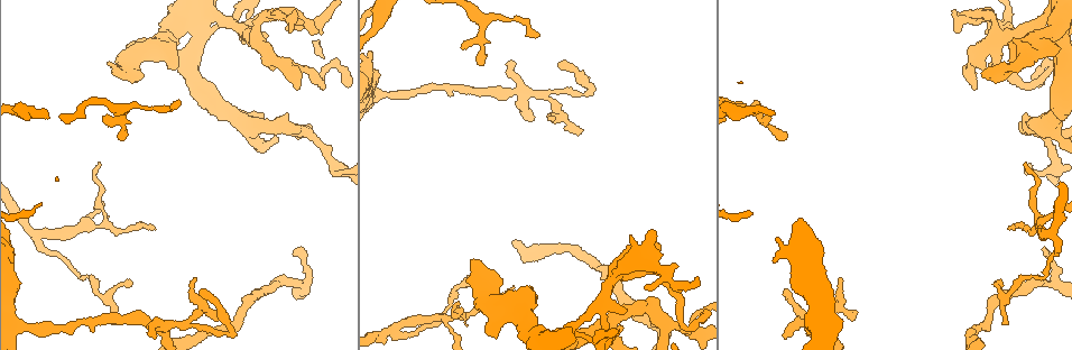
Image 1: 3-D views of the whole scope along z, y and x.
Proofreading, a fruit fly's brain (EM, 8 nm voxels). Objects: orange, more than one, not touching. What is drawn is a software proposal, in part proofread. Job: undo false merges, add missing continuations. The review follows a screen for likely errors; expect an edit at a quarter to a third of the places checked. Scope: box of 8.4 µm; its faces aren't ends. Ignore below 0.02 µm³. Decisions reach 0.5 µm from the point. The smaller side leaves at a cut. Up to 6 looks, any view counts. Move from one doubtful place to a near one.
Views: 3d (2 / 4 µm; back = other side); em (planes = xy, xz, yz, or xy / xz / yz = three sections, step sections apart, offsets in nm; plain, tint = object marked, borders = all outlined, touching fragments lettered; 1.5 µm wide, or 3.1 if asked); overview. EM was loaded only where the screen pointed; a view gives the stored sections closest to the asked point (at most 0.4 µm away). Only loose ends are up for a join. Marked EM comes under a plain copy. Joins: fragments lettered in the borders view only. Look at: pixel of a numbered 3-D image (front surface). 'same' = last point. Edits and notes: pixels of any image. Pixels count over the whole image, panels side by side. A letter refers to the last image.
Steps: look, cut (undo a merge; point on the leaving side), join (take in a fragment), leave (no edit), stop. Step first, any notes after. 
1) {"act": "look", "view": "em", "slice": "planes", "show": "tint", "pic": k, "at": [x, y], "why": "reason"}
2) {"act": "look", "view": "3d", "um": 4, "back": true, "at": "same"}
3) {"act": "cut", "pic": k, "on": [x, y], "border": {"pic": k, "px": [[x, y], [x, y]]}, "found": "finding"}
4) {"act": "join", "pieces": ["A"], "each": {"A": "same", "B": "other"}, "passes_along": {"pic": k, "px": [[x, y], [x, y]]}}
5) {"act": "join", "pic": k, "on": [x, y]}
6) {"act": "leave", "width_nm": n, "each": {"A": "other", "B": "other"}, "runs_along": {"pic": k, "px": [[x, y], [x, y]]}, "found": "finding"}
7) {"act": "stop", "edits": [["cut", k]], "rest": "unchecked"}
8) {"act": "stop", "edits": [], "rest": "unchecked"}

{"act": "look", "view": "em", "slice": "planes", "show": "borders", "pic": 1, "at": [116, 324], "why": "thin end"}

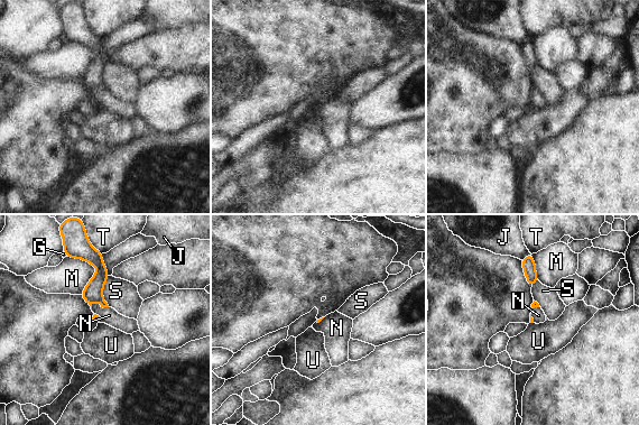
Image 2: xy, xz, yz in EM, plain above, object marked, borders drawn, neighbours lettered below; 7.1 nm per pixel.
{"act": "join", "pieces": ["N"], "each": {"G": "other", "J": "other", "M": "other", "N": "same", "S": "other", "T": "other", "U": "other"}, "passes_along": {"pic": 2, "px": [[92, 293], [100, 304], [109, 315]]}, "found": "it goes on there"}

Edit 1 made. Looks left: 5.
{"act": "look", "view": "overview"}

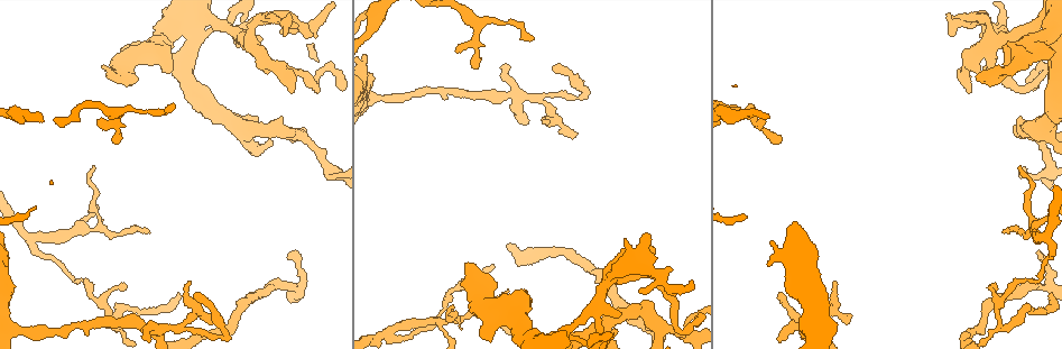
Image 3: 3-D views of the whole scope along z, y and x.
{"act": "look", "view": "3d", "um": 4, "pic": 3, "at": [548, 120], "why": "branch stops here"}

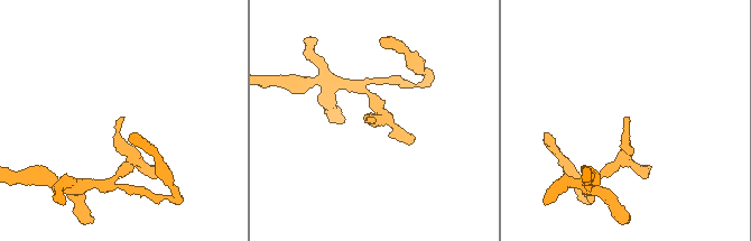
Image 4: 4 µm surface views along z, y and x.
{"act": "look", "view": "em", "slice": "planes", "show": "borders", "pic": 4, "at": [625, 117]}

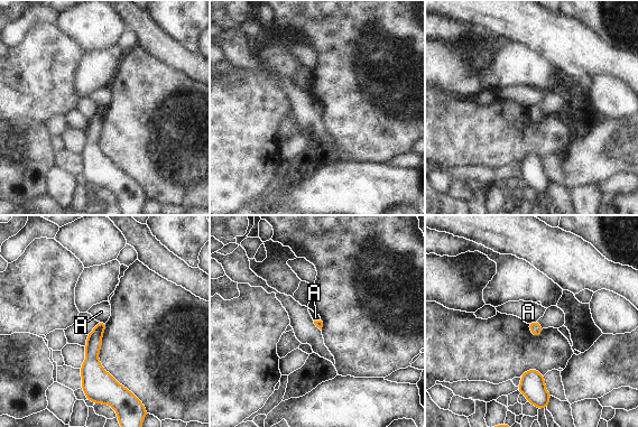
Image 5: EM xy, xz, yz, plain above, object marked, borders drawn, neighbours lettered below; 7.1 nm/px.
{"act": "leave", "longest_contact_nm": ["A", 70], "each": {"A": "other"}, "found": "no lettered fragment goes on from it"}

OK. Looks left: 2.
{"act": "stop", "edits": [["join", 2]], "rest": "unchecked"}

